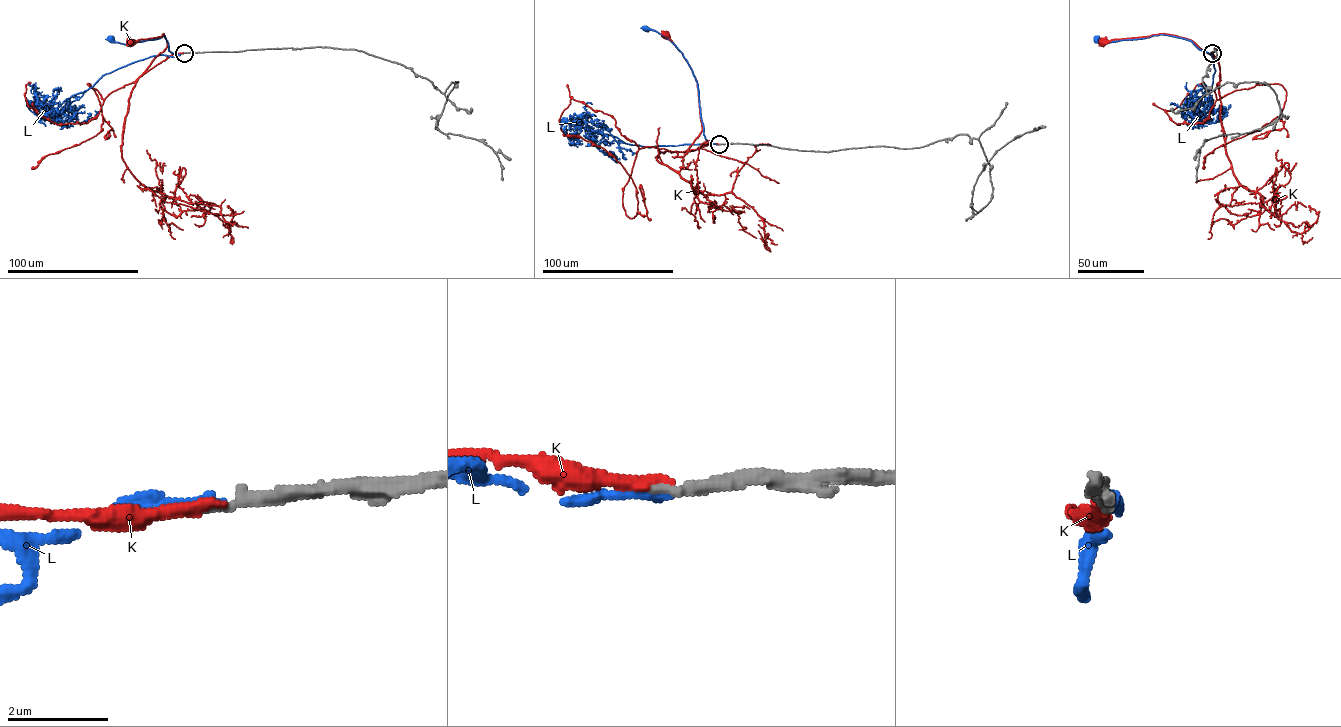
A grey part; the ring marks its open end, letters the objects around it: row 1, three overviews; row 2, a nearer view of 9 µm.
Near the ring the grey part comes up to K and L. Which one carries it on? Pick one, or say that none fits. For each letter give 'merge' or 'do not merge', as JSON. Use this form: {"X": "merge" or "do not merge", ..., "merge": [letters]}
{"K": "merge", "L": "do not merge", "merge": ["K"]}

